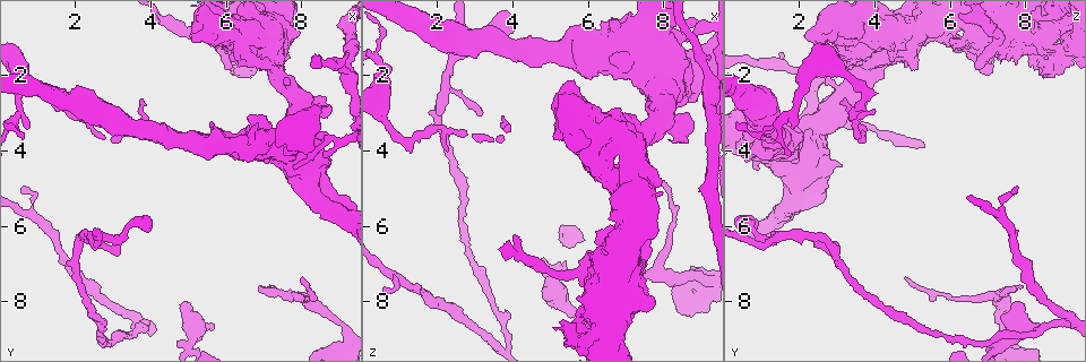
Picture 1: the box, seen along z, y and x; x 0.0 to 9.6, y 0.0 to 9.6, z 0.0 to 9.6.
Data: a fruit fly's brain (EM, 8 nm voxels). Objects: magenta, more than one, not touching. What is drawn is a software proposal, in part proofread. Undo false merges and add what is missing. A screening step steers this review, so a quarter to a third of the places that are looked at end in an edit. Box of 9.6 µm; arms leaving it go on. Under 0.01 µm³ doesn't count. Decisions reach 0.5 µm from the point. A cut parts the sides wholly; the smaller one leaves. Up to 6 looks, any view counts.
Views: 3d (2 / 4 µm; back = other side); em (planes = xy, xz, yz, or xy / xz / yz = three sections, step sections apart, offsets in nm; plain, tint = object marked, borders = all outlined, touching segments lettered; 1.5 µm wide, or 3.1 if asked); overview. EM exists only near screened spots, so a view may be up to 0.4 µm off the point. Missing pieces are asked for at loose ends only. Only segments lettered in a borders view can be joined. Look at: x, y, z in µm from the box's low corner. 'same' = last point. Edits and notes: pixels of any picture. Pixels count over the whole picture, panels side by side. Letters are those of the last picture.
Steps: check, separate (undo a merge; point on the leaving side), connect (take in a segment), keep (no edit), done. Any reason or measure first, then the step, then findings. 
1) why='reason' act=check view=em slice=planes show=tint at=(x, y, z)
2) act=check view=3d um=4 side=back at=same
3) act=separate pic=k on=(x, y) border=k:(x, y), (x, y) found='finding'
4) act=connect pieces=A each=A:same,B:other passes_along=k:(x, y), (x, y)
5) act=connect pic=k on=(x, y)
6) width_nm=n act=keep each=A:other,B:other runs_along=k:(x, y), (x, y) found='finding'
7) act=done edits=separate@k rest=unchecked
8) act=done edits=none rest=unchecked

why='tapers out' act=check view=3d um=4 at=(3.05, 6.45, 2.95)

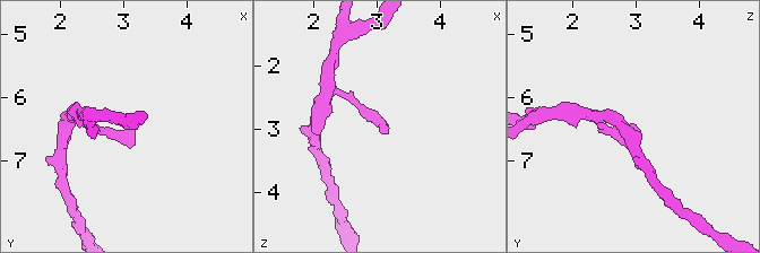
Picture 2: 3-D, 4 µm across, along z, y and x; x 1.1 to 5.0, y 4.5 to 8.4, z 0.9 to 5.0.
why='shape alone is not enough' act=check view=em slice=xy step=8 show=borders at=(3.10, 6.40, 3.00)

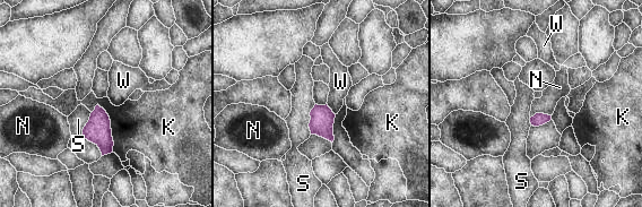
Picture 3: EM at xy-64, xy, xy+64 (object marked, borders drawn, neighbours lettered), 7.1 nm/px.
act=check view=em slice=planes show=borders at=same

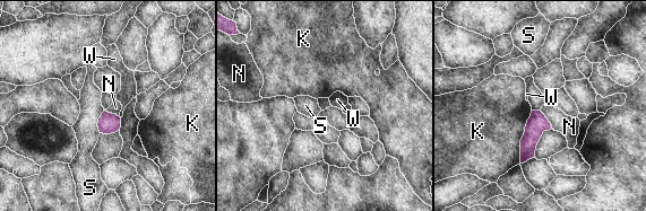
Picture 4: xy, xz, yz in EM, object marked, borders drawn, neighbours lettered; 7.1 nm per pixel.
act=keep each=K:other,N:other,S:other,W:other border=4:(540, 111), (552, 128) found='none of them fits'

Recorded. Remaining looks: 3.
act=check view=em slice=planes show=borders at=(8.00, 7.40, 4.80)

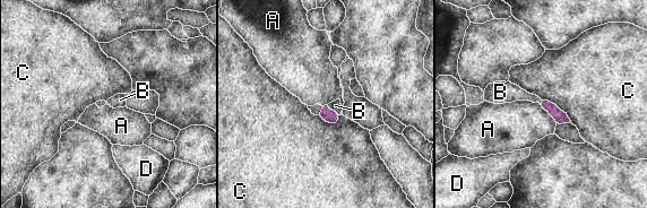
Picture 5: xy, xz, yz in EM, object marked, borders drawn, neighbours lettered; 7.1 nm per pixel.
longest_contact=C:260nm act=connect pic=5 on=(335, 105) each=A:other,B:same,C:other,D:other passes_along=5:(327, 114), (331, 110), (335, 105) found='it goes on there'

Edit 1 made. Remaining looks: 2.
why='stops while still wide' act=check view=em slice=yz step=4 show=borders at=(6.30, 1.00, 6.20)

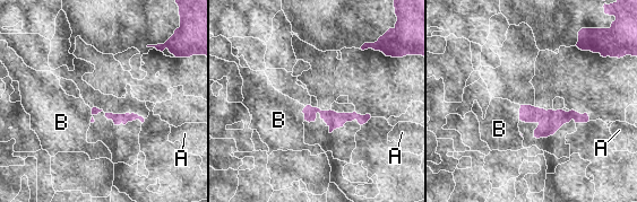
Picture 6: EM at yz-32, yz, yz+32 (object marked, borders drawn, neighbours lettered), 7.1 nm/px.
act=keep each=A:other,B:other border=6:(521, 105), (518, 120) found='no lettered segment goes on from it'

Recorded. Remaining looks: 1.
act=done edits=connect@5 rest=unchecked

